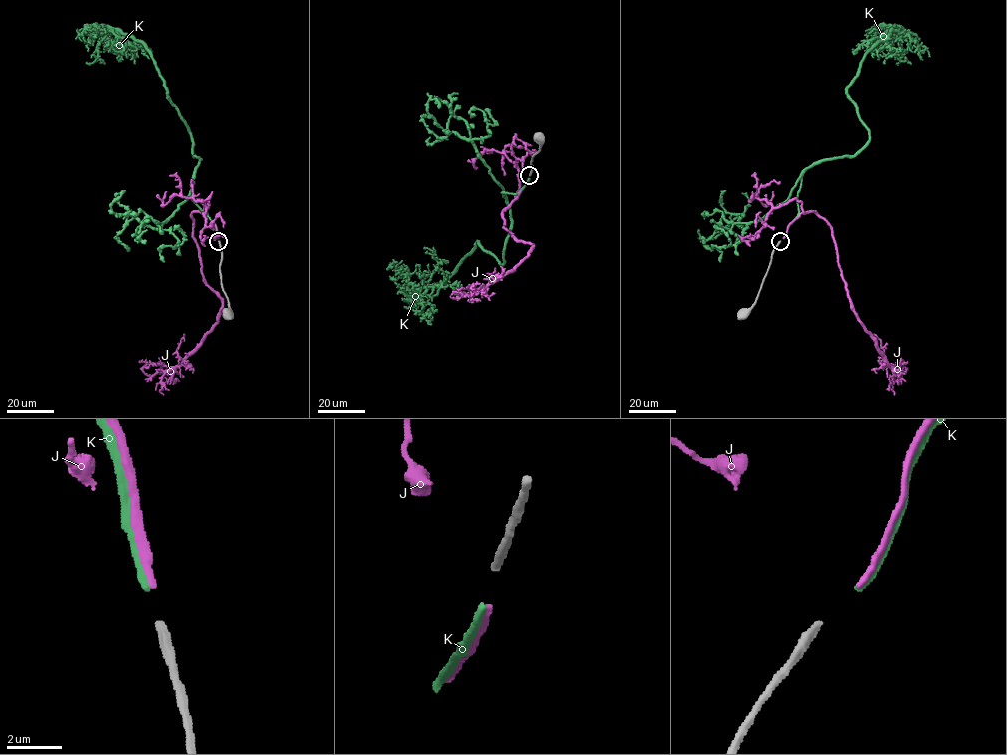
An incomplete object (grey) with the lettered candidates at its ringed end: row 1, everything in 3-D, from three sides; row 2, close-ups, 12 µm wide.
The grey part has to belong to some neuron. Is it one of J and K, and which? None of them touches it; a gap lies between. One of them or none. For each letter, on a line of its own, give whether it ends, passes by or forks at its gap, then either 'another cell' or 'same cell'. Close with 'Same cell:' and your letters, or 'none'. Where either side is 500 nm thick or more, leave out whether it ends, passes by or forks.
J: it ends; another cell
K: it ends; same cell
Same cell: K

